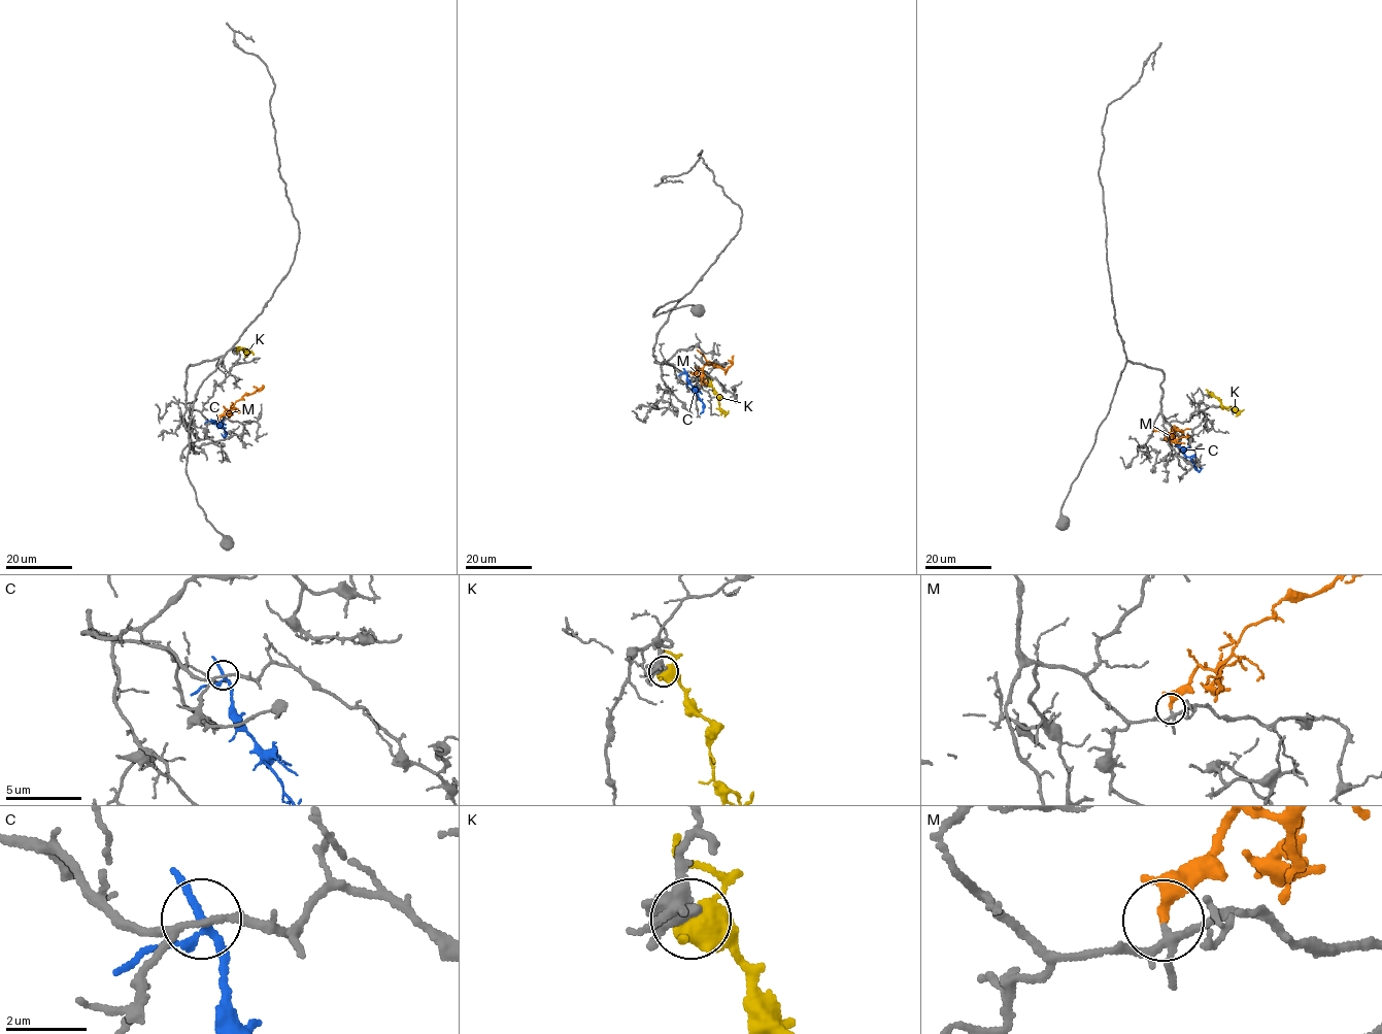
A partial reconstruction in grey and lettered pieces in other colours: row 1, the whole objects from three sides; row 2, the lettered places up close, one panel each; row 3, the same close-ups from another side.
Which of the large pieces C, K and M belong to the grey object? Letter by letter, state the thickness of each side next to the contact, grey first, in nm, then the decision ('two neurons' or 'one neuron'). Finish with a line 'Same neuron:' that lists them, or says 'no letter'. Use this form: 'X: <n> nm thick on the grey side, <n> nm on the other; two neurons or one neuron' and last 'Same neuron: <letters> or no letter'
C: 130 nm thick on the grey side, 170 nm on the other; two neurons
K: 400 nm thick on the grey side, 440 nm on the other; two neurons
M: 160 nm thick on the grey side, 240 nm on the other; one neuron
Same neuron: M

